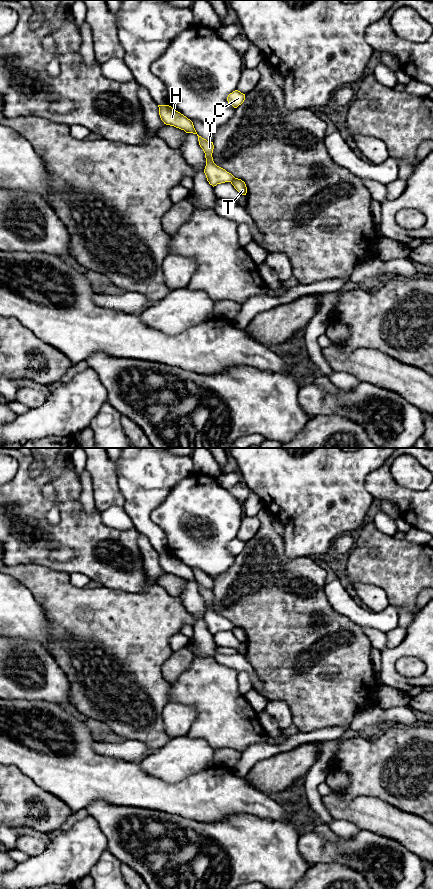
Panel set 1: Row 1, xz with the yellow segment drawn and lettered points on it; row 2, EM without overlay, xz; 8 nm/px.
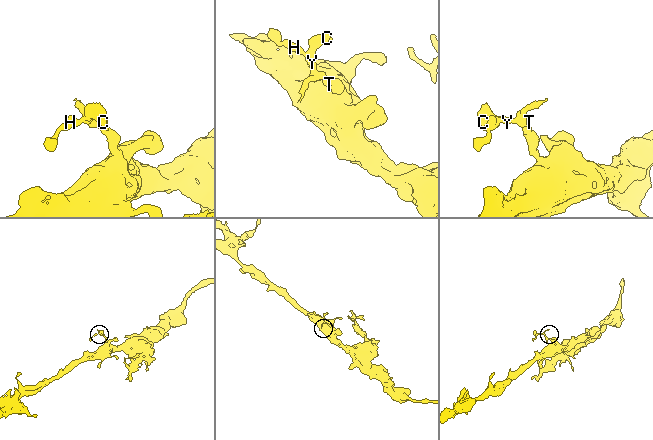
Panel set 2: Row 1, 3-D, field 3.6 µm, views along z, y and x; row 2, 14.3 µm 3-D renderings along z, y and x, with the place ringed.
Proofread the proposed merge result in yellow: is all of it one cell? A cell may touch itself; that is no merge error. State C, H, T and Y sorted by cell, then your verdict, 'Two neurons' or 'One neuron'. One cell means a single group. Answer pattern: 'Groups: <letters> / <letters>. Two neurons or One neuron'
Groups: C H Y / T. Two neurons

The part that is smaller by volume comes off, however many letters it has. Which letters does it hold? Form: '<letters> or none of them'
C, H, Y

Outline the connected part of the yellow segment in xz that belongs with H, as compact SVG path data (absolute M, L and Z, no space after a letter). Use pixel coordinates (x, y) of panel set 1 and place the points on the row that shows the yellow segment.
M158 105L158 107L160 118L164 124L174 126L184 130L186 133L193 133L198 136L199 145L203 149L206 158L204 173L210 185L214 187L217 184L231 182L235 178L231 173L214 163L212 157L214 149L213 142L209 142L199 136L194 128L193 122L190 119L169 105Z

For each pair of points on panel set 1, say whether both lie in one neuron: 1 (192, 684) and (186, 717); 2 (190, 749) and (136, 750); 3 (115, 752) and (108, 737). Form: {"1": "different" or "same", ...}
{"1": "different", "2": "different", "3": "different"}

